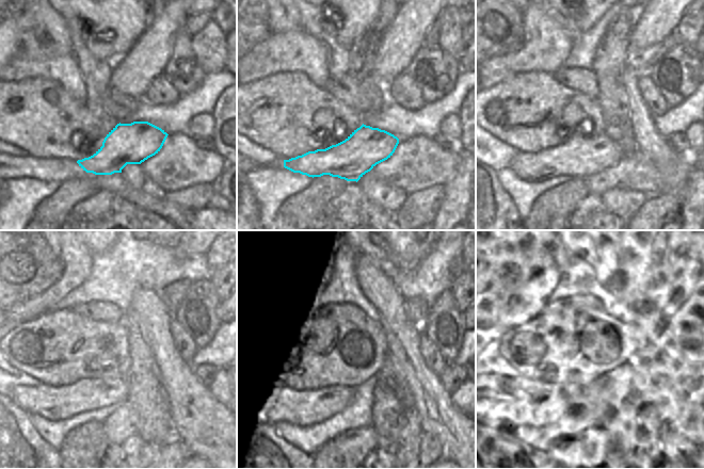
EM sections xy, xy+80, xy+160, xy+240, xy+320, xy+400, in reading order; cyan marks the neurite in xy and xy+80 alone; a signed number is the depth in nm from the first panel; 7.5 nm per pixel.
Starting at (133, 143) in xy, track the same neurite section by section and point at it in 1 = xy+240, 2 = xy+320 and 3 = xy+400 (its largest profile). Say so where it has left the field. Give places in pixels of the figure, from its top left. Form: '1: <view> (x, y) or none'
1: xy+240 (50, 403)
2: xy+320 (283, 402)
3: xy+400 (498, 402)

